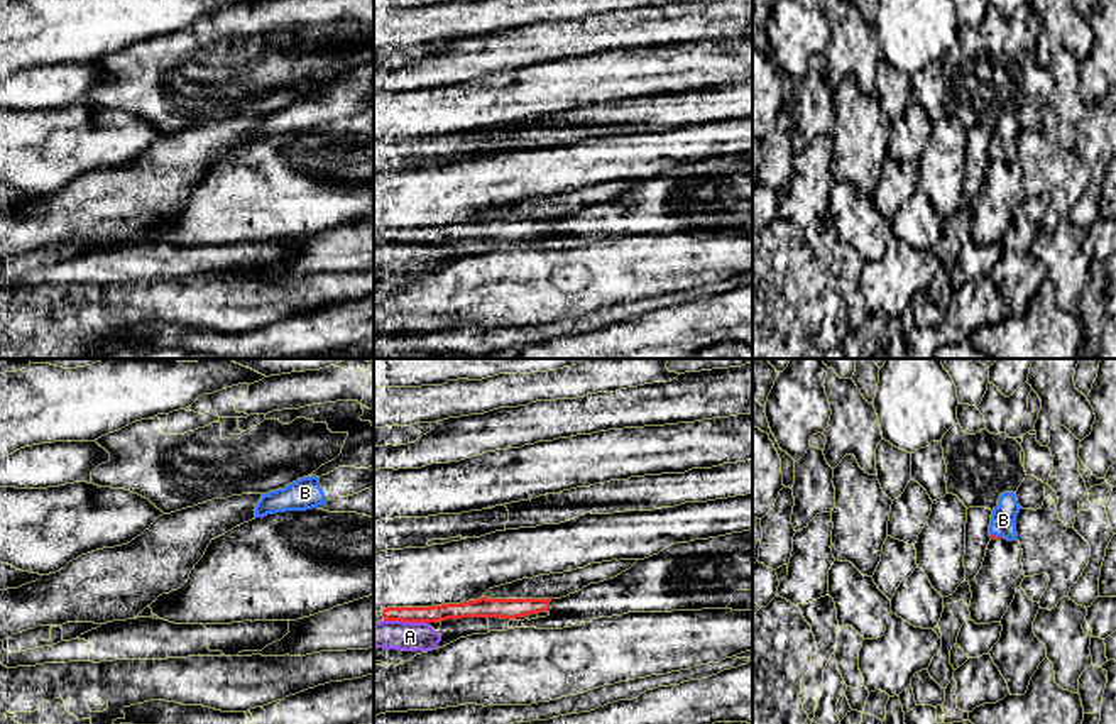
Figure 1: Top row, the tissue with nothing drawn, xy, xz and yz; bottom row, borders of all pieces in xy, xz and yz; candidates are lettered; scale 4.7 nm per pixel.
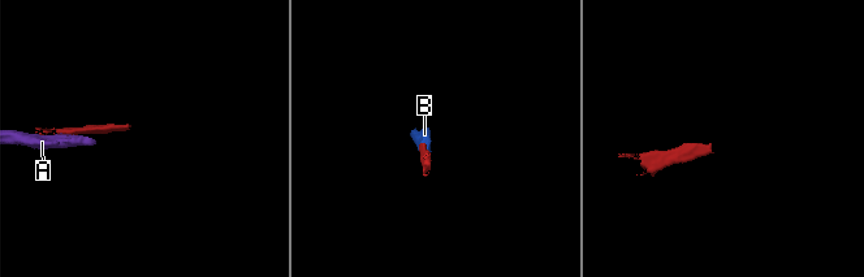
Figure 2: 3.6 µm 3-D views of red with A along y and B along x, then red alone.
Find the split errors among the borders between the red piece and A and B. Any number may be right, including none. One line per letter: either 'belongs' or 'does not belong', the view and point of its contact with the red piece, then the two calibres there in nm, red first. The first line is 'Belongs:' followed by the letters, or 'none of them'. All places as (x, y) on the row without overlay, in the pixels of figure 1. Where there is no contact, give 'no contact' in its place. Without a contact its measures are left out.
Belongs: B
A: does not belong; meets red in xz at (406, 242); 80 nm thick on the red side, 140 nm on the other
B: belongs; meets red in yz at (995, 156); 30 nm thick on the red side, 130 nm on the other

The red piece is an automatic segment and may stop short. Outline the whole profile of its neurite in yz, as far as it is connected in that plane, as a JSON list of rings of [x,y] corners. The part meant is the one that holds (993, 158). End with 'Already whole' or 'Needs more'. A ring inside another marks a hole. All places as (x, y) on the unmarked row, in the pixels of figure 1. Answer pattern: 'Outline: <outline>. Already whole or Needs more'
Outline: [[[1004,113],[998,120],[998,127],[993,130],[989,157],[991,161],[1004,159],[1008,162],[1018,161],[1016,137],[1021,127],[1015,120],[1015,113]]]. Needs more

